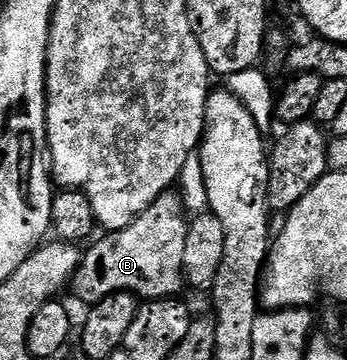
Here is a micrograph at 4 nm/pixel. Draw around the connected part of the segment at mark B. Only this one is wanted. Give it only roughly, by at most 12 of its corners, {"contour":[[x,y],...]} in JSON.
{"contour":[[162,192],[129,227],[96,239],[73,277],[87,306],[185,288],[188,223]]}

